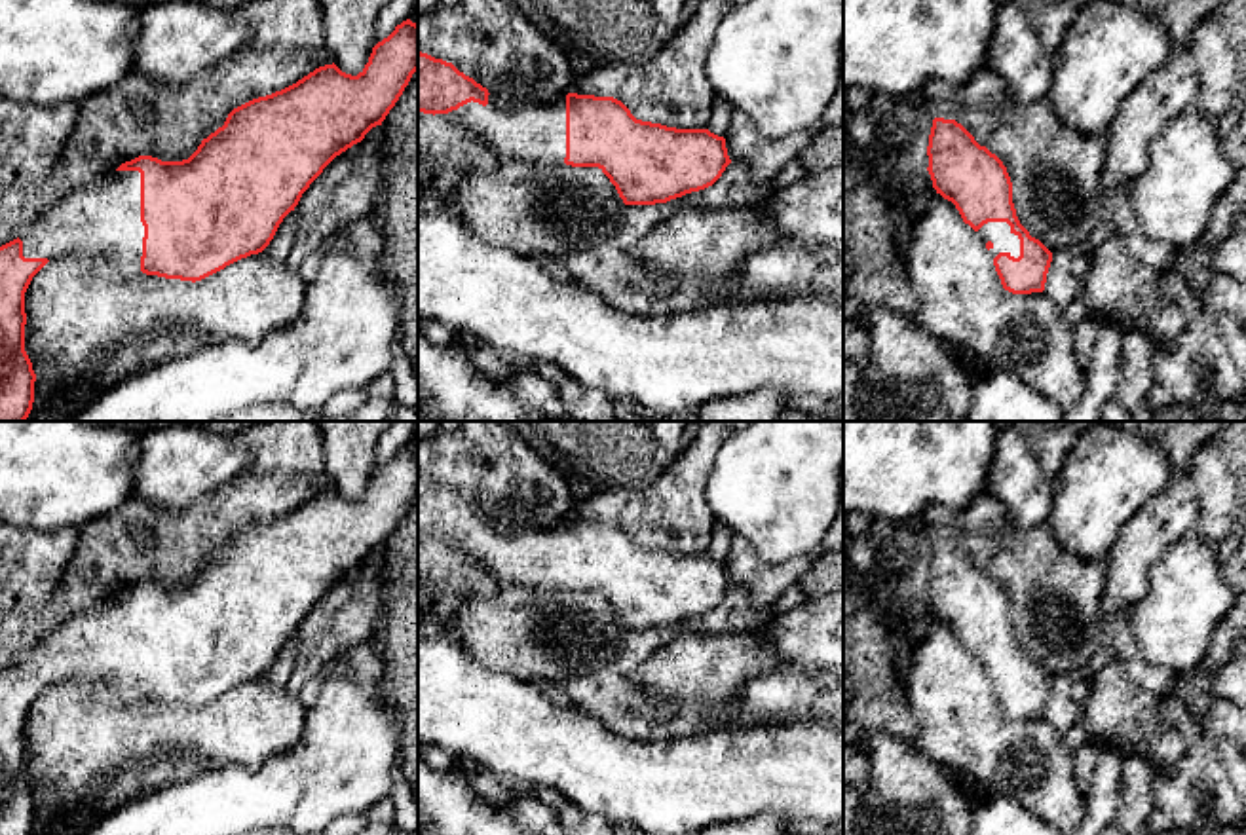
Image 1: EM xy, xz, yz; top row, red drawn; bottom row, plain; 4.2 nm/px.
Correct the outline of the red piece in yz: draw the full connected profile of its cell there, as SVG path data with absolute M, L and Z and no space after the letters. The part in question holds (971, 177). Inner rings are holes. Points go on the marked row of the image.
M944 118L933 120L927 156L933 188L955 205L963 222L986 243L1003 288L1012 294L1043 292L1052 252L1020 224L1003 161L980 146L961 123Z

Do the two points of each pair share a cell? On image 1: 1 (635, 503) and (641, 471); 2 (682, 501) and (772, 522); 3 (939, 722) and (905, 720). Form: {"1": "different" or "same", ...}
{"1": "different", "2": "different", "3": "different"}

